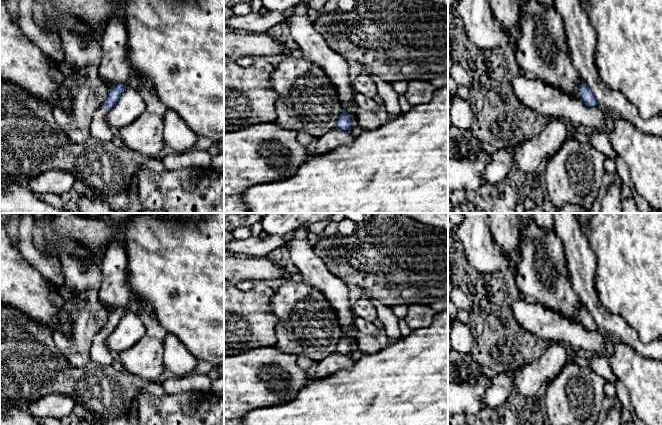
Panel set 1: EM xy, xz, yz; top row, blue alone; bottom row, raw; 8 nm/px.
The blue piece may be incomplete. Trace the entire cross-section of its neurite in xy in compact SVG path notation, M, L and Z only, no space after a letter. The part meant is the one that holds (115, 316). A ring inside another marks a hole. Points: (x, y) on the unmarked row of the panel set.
M117 308L110 312L106 324L93 340L91 346L92 363L95 362L103 365L112 365L116 356L109 350L106 341L111 332L119 324L126 311L126 309Z

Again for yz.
M583 303L581 305L581 308L579 309L579 320L586 330L595 331L597 329L597 325L592 315L589 313Z

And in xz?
M342 335L342 337L340 338L340 341L336 346L335 352L340 354L351 353L351 348L352 348L351 346L352 346L352 343L350 339L346 335Z

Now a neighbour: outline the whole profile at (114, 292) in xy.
M120 239L113 240L100 261L102 272L98 297L111 311L134 308L133 296L128 285L128 259Z

